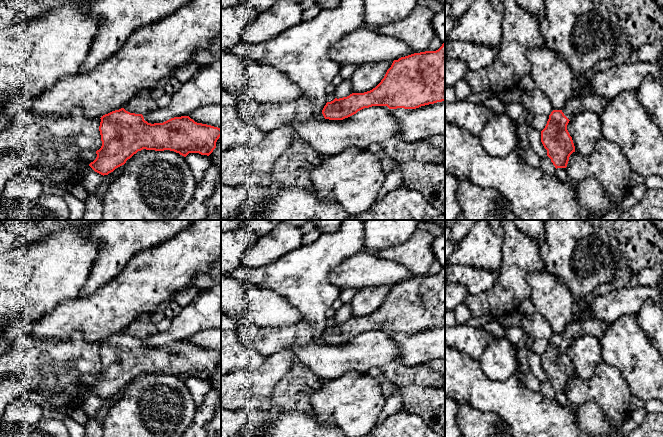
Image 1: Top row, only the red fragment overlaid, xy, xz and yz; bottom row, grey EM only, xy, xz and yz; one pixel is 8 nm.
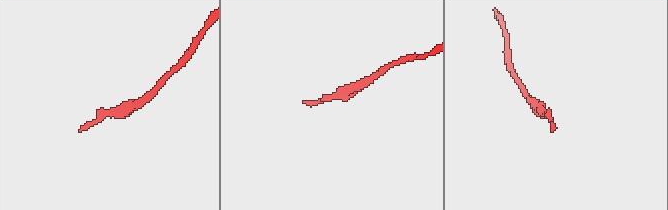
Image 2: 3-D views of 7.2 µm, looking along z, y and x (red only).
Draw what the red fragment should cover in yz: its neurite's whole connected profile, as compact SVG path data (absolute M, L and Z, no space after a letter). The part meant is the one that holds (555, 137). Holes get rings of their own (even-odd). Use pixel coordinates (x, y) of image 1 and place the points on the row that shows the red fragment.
M582 94L572 96L562 110L553 110L545 128L541 131L541 142L547 150L547 156L555 168L566 168L570 155L575 152L575 146L567 125L576 115L588 110L598 116L609 104L597 95Z

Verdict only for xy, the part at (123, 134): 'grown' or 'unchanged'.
unchanged

